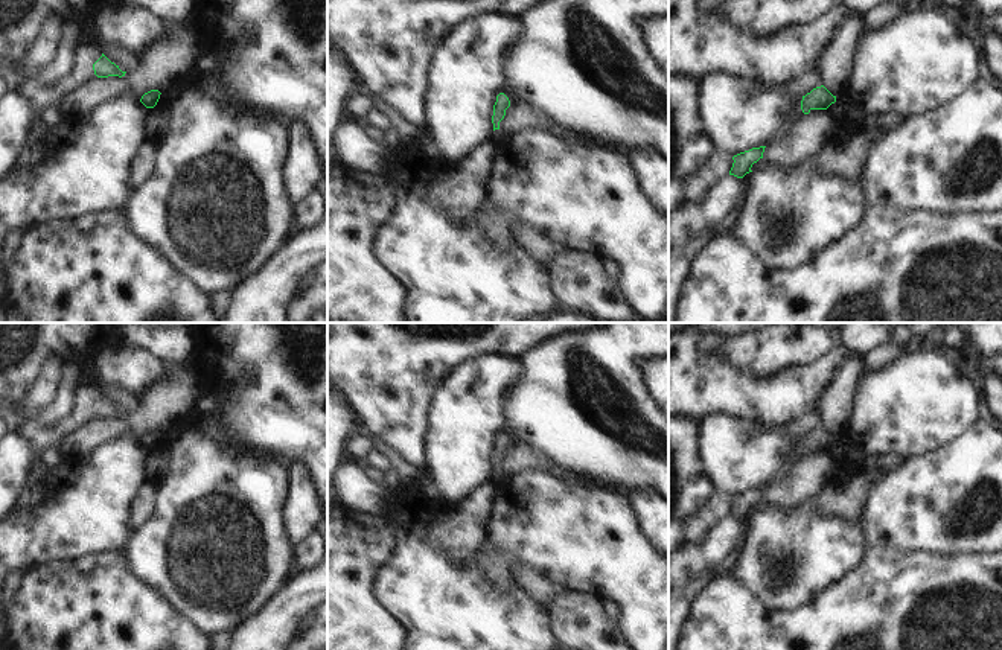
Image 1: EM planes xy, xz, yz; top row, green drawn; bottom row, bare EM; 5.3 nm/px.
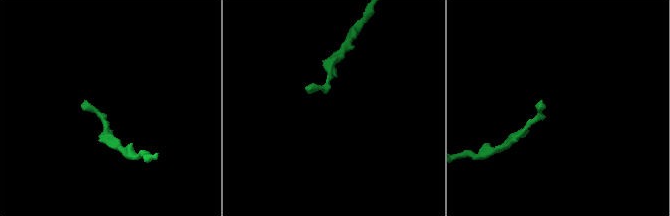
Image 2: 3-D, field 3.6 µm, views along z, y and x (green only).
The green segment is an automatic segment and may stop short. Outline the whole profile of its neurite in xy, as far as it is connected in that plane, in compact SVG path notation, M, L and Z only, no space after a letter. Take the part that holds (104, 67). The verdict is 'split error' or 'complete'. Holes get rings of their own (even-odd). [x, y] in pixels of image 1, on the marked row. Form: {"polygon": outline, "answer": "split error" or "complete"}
{"polygon": "M87 41L76 50L70 73L55 85L43 85L29 78L17 91L26 96L37 111L37 120L29 139L8 178L15 177L21 169L35 166L43 160L43 140L47 126L41 120L41 113L47 108L58 108L61 99L79 88L84 82L97 78L125 76L119 65L111 62L102 52L97 41Z", "answer": "split error"}

